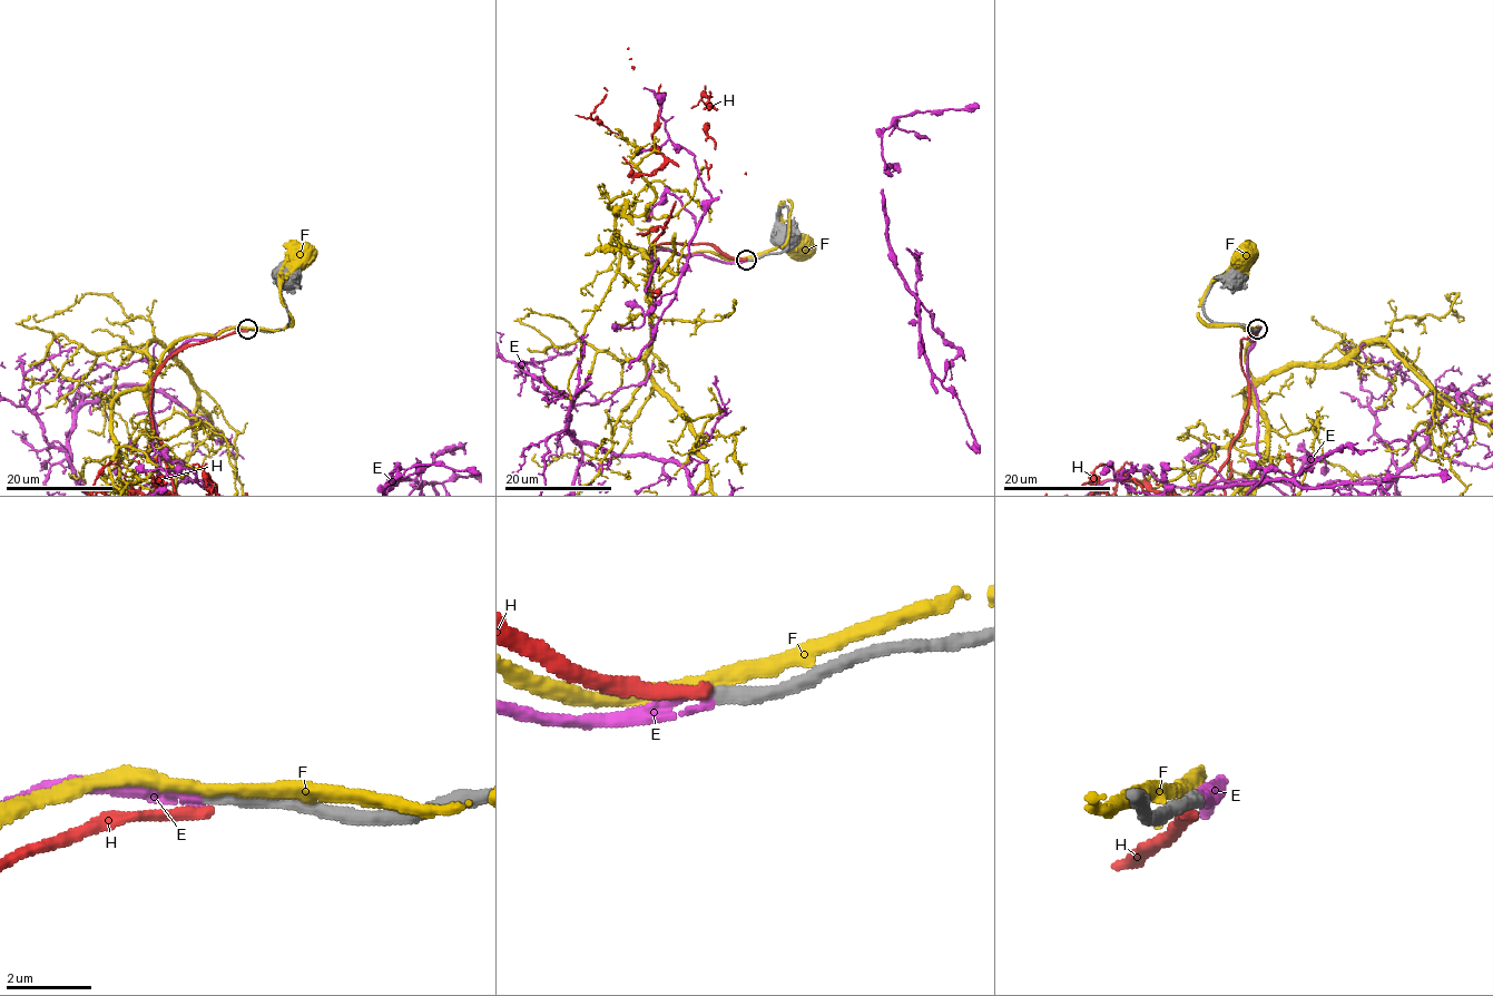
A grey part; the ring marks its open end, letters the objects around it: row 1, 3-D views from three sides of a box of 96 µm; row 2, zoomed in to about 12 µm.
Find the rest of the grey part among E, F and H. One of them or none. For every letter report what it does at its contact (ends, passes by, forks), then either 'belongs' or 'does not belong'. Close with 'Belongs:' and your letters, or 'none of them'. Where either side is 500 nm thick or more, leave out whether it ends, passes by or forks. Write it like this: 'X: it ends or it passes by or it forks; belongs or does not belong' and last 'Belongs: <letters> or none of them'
E: it ends; belongs
F: it passes by; does not belong
H: it ends; does not belong
Belongs: E

